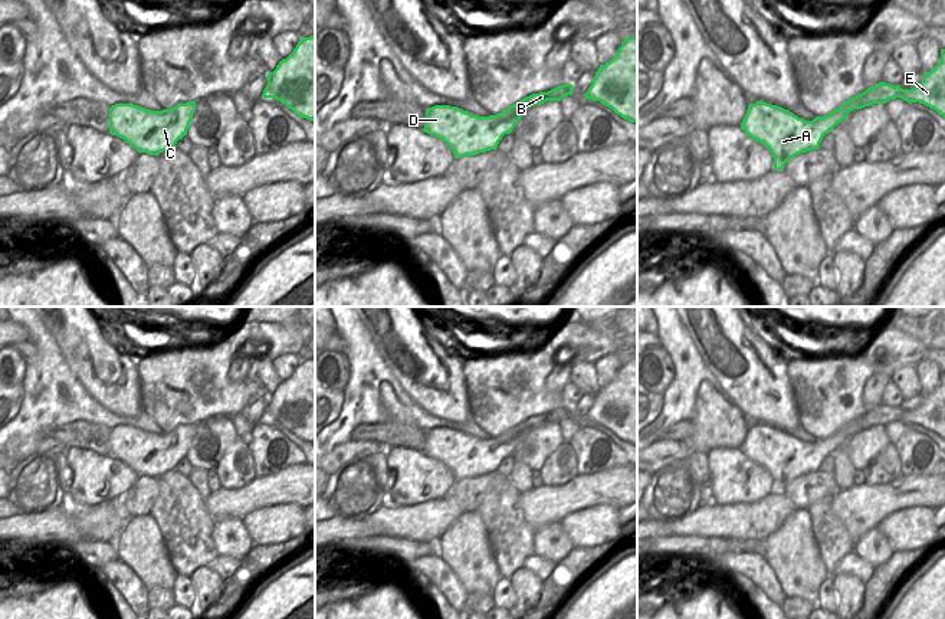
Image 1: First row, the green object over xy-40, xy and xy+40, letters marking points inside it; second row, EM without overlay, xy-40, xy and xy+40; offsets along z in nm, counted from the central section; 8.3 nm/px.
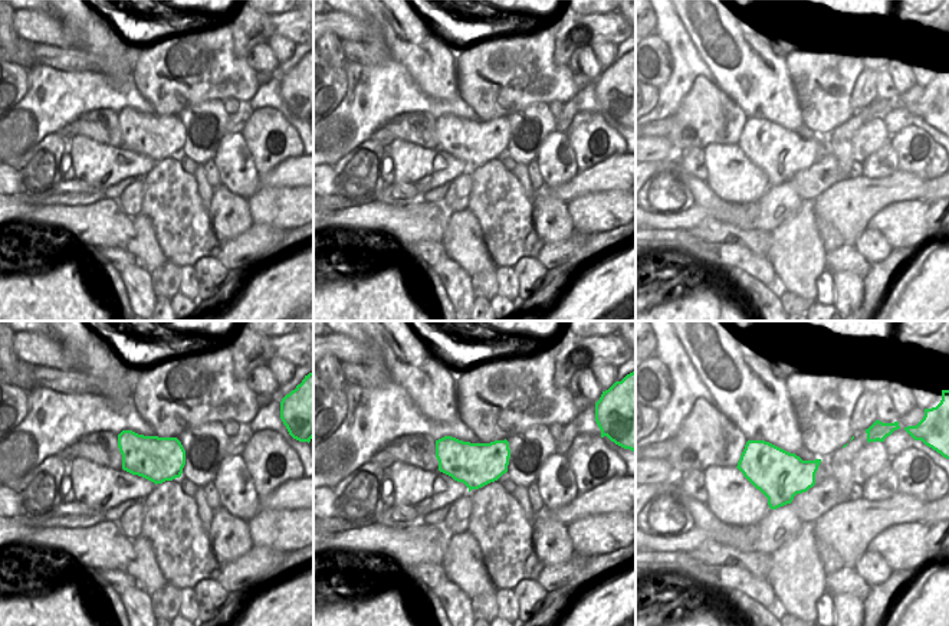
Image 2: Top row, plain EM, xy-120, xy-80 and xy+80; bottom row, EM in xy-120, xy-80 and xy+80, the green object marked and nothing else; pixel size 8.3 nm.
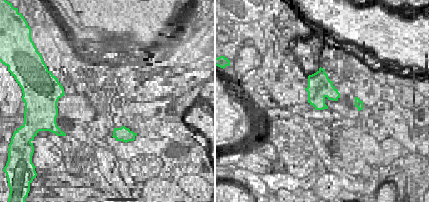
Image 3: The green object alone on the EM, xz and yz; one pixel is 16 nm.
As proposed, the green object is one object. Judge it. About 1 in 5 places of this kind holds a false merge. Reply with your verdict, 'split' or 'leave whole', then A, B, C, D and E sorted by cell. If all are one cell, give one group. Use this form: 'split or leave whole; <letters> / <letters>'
leave whole; A B C D E

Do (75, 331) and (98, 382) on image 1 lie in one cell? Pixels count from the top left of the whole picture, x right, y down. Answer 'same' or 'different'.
same

